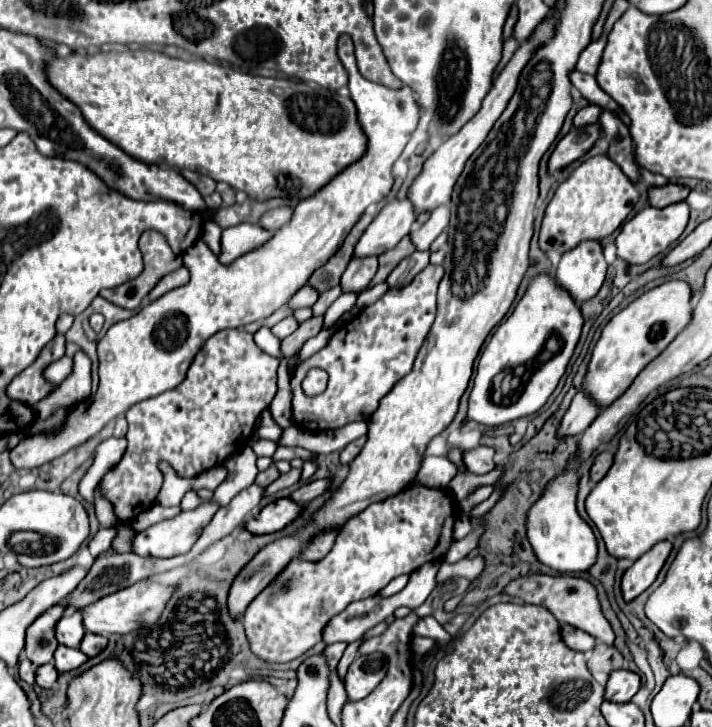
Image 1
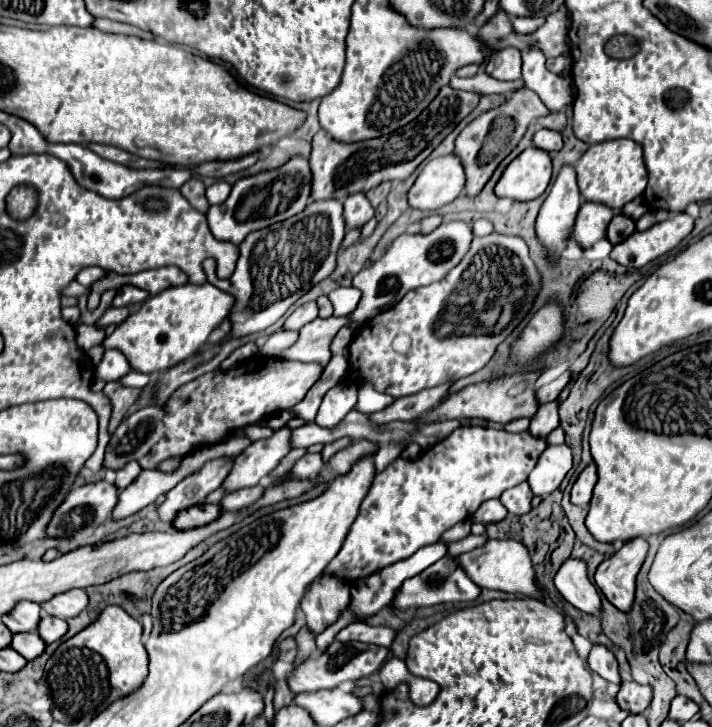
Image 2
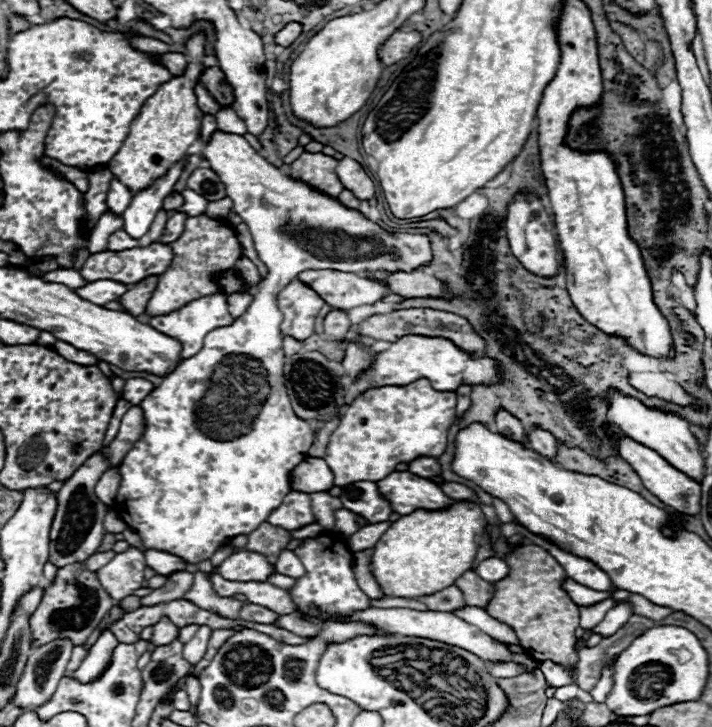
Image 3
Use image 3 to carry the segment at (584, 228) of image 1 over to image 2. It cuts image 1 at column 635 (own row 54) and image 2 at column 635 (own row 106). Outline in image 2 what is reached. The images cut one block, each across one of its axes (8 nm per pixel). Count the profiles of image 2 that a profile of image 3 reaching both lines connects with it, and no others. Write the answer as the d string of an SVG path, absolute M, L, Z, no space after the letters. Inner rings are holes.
M628 138L608 140L590 146L574 166L578 172L578 186L582 198L590 202L604 202L614 212L620 212L624 204L638 198L646 188L646 164L642 156L642 146Z

